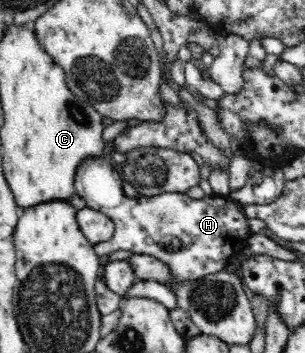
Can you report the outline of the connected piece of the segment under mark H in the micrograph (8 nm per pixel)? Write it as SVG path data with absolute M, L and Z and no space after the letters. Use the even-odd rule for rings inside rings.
M92 157L83 160L75 174L77 194L86 201L87 207L102 212L114 224L112 238L93 246L96 254L104 258L111 252L116 252L116 250L128 250L128 252L139 255L152 256L166 263L166 267L170 271L170 277L172 277L172 284L168 284L168 286L157 280L137 279L123 298L130 298L130 296L153 298L161 302L167 309L175 309L178 307L177 286L180 283L195 281L209 274L224 271L224 268L230 264L230 260L243 252L248 239L253 234L250 231L246 213L244 213L245 206L240 205L238 201L234 201L234 198L229 195L223 196L214 193L213 195L205 195L202 200L194 200L186 193L176 192L157 194L153 197L140 194L135 197L128 197L122 191L122 181L118 168L105 157ZM173 238L180 240L178 247L173 247Z

